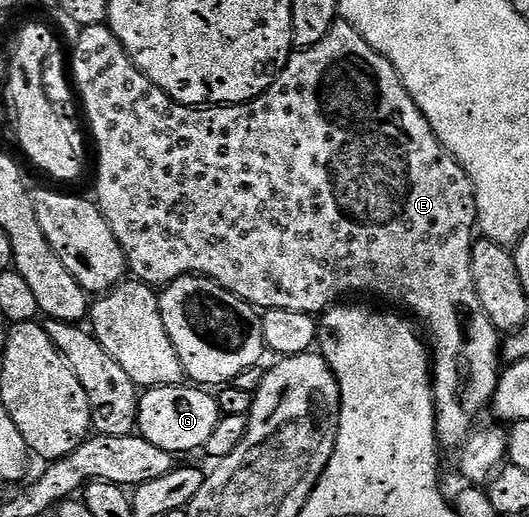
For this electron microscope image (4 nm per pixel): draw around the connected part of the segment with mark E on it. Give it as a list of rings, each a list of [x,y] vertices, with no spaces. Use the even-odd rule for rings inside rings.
[[[337,22],[333,24],[332,29],[326,34],[326,38],[322,38],[322,42],[318,42],[309,48],[302,48],[293,51],[288,58],[288,65],[276,75],[276,80],[268,87],[260,96],[256,96],[252,100],[246,101],[244,104],[225,104],[223,106],[193,106],[183,104],[174,98],[170,98],[170,94],[166,94],[166,90],[162,90],[158,86],[154,86],[154,82],[150,82],[150,78],[146,78],[146,74],[142,74],[142,70],[138,70],[138,66],[134,66],[134,62],[126,54],[126,50],[122,46],[122,42],[118,42],[118,38],[108,27],[107,23],[95,24],[94,26],[86,26],[77,31],[76,45],[72,48],[72,76],[76,79],[76,88],[80,91],[80,100],[84,103],[84,112],[88,115],[88,124],[92,127],[92,136],[90,132],[90,140],[96,143],[96,196],[94,195],[94,203],[100,208],[100,213],[106,218],[106,222],[110,222],[110,230],[114,230],[114,238],[118,238],[118,242],[124,251],[124,257],[128,259],[128,272],[141,284],[150,284],[153,286],[163,286],[174,282],[183,276],[210,276],[218,281],[223,288],[230,290],[234,294],[238,294],[238,298],[242,298],[246,303],[252,305],[257,310],[267,310],[277,308],[278,310],[298,310],[299,312],[311,312],[313,314],[323,314],[333,307],[343,296],[348,296],[351,292],[365,292],[368,296],[377,296],[380,300],[385,300],[388,304],[397,304],[405,313],[413,312],[418,319],[424,323],[426,331],[432,335],[432,344],[430,340],[430,375],[432,378],[432,401],[436,407],[436,439],[445,449],[460,448],[460,472],[465,476],[467,483],[472,486],[480,486],[485,483],[505,463],[508,454],[508,434],[503,427],[500,428],[480,428],[477,432],[472,432],[468,436],[468,431],[472,428],[472,423],[476,420],[476,415],[480,411],[487,409],[492,403],[492,395],[496,389],[496,384],[500,380],[502,368],[502,336],[497,332],[496,328],[490,322],[490,318],[482,310],[482,302],[478,302],[478,294],[474,290],[474,274],[470,274],[470,254],[472,253],[472,245],[474,243],[474,233],[477,231],[476,222],[476,195],[474,194],[474,186],[470,182],[470,178],[466,174],[466,170],[462,170],[462,166],[450,155],[442,146],[442,142],[438,142],[438,138],[434,134],[434,130],[430,126],[430,122],[426,122],[426,118],[422,114],[422,110],[418,110],[418,106],[414,102],[414,98],[410,98],[410,94],[406,90],[406,86],[402,82],[402,78],[398,78],[398,74],[394,70],[394,66],[390,66],[390,62],[386,62],[386,58],[382,58],[382,54],[378,54],[378,50],[374,50],[374,46],[370,46],[370,42],[366,42],[366,38],[362,38],[362,34],[358,34],[358,30],[354,30],[354,26]]]

